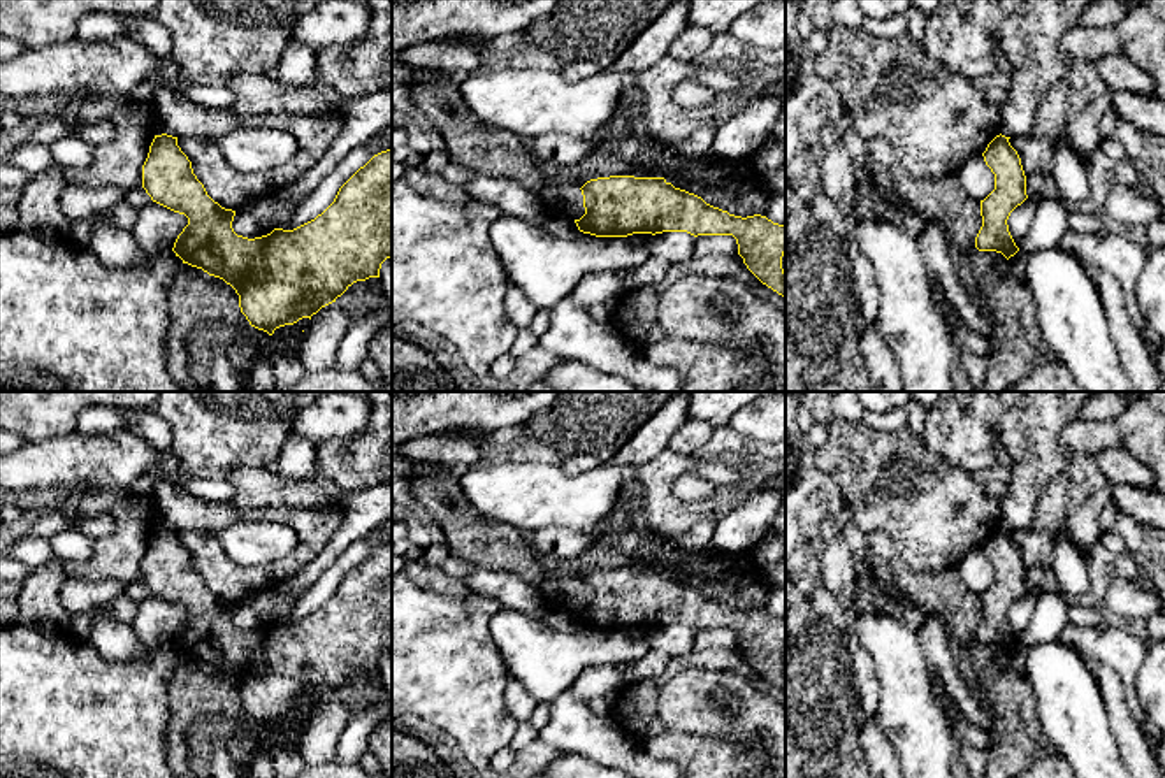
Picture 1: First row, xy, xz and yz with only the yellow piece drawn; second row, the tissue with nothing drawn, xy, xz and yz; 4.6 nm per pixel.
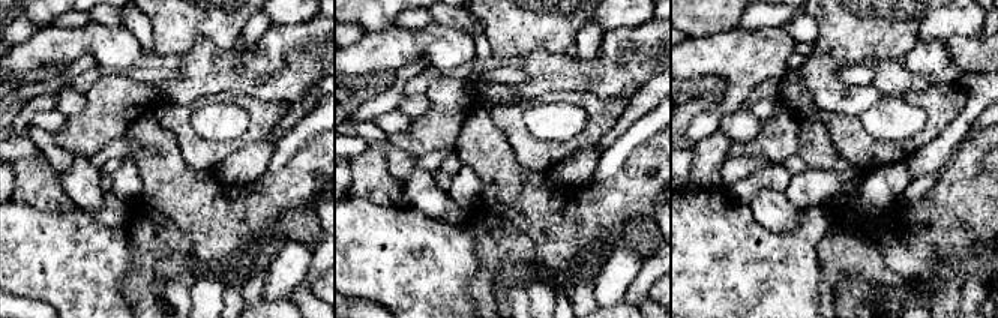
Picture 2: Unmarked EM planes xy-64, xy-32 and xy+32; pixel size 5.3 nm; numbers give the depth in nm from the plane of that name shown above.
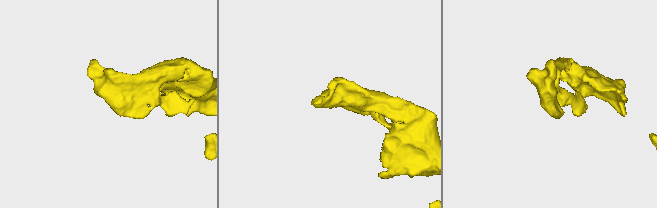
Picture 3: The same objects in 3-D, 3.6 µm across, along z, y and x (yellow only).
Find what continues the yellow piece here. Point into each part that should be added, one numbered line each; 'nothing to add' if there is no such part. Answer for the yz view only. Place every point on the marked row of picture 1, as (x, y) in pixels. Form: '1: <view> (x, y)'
nothing to add

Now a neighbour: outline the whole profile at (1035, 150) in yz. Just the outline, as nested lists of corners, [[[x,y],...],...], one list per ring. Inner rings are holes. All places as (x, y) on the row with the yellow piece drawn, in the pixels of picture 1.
[[[1061,79],[1042,97],[1033,130],[1028,135],[1009,139],[1021,158],[1026,177],[1033,174],[1053,174],[1054,149],[1060,142],[1068,142],[1067,111],[1068,84]]]

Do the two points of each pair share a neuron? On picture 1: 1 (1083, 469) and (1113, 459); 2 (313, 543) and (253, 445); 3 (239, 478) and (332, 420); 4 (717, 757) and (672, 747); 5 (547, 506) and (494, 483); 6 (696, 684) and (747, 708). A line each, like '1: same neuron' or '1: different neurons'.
1: different neurons
2: different neurons
3: different neurons
4: same neuron
5: same neuron
6: same neuron

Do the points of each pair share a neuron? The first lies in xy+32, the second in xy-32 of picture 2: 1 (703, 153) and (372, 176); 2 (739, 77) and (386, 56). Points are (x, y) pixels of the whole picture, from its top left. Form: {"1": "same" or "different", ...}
{"1": "same", "2": "same"}

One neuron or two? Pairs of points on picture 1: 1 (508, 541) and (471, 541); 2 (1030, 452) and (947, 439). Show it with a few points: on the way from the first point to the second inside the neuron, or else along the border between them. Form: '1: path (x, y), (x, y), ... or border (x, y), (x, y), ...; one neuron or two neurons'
1: path (499, 541), (480, 541); one neuron
2: path (1009, 431), (1002, 424), (969, 424); one neuron

